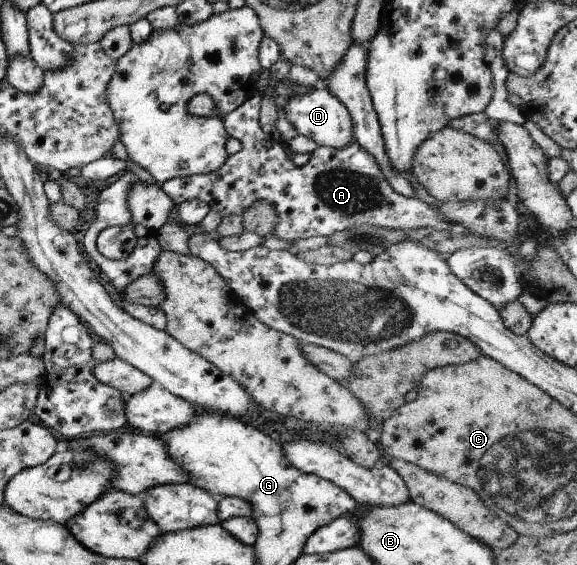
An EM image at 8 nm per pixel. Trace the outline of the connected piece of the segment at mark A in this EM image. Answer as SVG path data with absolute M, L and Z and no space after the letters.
M259 91L252 95L245 103L242 103L235 111L231 113L220 115L221 122L224 123L225 129L230 137L234 137L239 139L242 143L242 149L233 154L228 156L228 160L221 166L216 172L210 174L201 174L201 175L192 175L192 176L185 176L182 178L173 178L169 181L166 181L164 184L161 185L163 191L169 196L172 197L175 205L183 203L187 200L198 199L210 205L211 209L215 209L219 211L219 213L223 217L227 217L227 215L242 215L244 211L247 211L250 206L253 206L257 202L267 202L271 207L274 208L275 213L278 215L278 224L276 230L274 231L274 236L278 237L279 239L286 239L289 240L299 240L301 238L310 238L313 236L323 236L328 237L332 233L337 233L347 229L349 226L354 225L361 225L361 224L369 224L374 226L379 226L382 228L389 228L394 230L405 230L405 231L412 231L418 230L419 228L433 228L436 230L449 231L449 232L456 232L457 230L462 230L462 228L456 228L456 226L452 225L451 222L448 222L444 216L442 216L436 209L437 207L434 205L428 205L423 201L419 200L418 197L415 198L408 198L400 193L397 193L392 187L391 184L387 181L387 178L383 175L381 168L377 165L377 160L367 151L362 148L354 137L354 142L348 147L343 148L342 150L336 150L327 146L318 146L317 149L310 155L309 162L304 166L296 166L293 164L292 157L286 153L283 144L281 143L282 138L278 142L274 142L273 140L269 139L266 143L264 140L265 133L261 130L261 126L259 126L259 108L261 105L261 98Z

